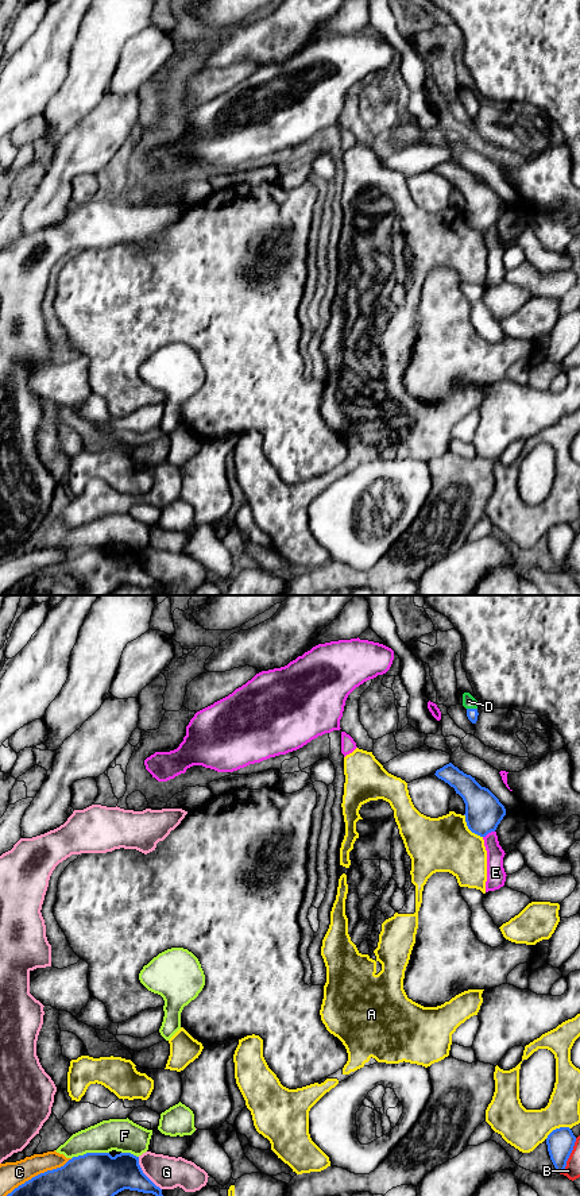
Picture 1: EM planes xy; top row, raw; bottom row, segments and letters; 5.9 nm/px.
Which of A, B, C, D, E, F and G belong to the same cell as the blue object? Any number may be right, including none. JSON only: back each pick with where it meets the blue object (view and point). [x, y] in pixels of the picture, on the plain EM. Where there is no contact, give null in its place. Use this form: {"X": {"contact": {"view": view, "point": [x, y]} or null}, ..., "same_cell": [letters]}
{"D": {"contact": {"view": "xy", "point": [472, 104]}}, "same_cell": ["D"]}

